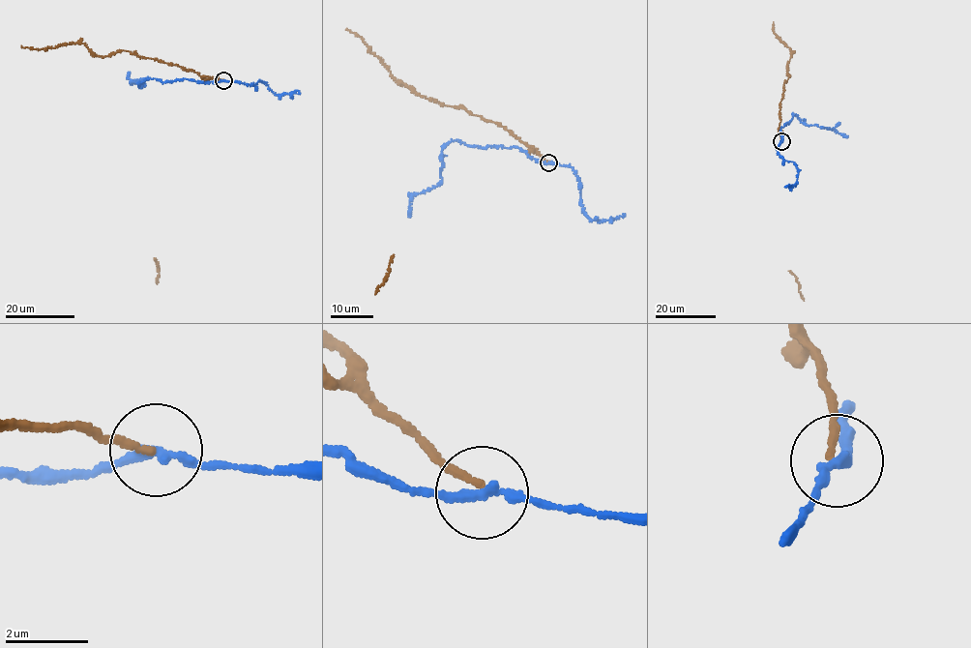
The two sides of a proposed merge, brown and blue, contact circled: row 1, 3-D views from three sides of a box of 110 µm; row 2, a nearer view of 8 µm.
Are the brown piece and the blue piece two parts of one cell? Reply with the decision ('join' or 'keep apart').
keep apart

